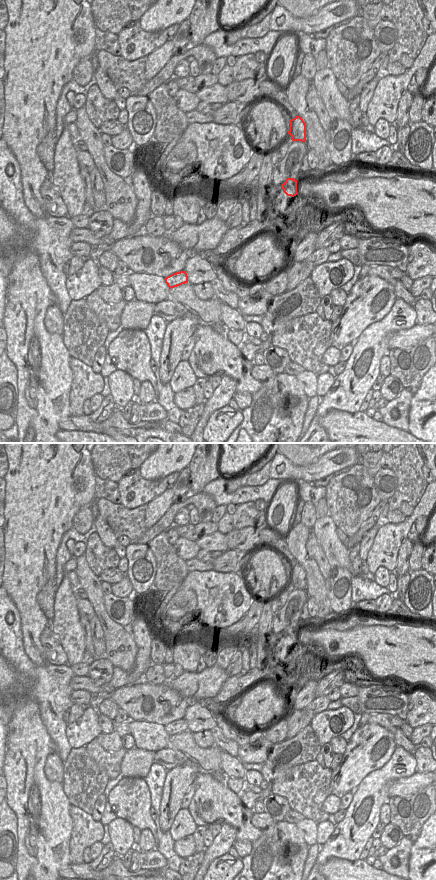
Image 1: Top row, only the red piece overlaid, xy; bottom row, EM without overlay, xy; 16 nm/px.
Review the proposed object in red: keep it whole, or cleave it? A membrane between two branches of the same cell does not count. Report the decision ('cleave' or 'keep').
cleave

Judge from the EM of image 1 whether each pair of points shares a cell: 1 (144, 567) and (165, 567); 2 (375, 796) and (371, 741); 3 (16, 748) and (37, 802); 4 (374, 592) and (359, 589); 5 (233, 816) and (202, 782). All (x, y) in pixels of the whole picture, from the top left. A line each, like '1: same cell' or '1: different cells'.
1: different cells
2: different cells
3: same cell
4: same cell
5: same cell

